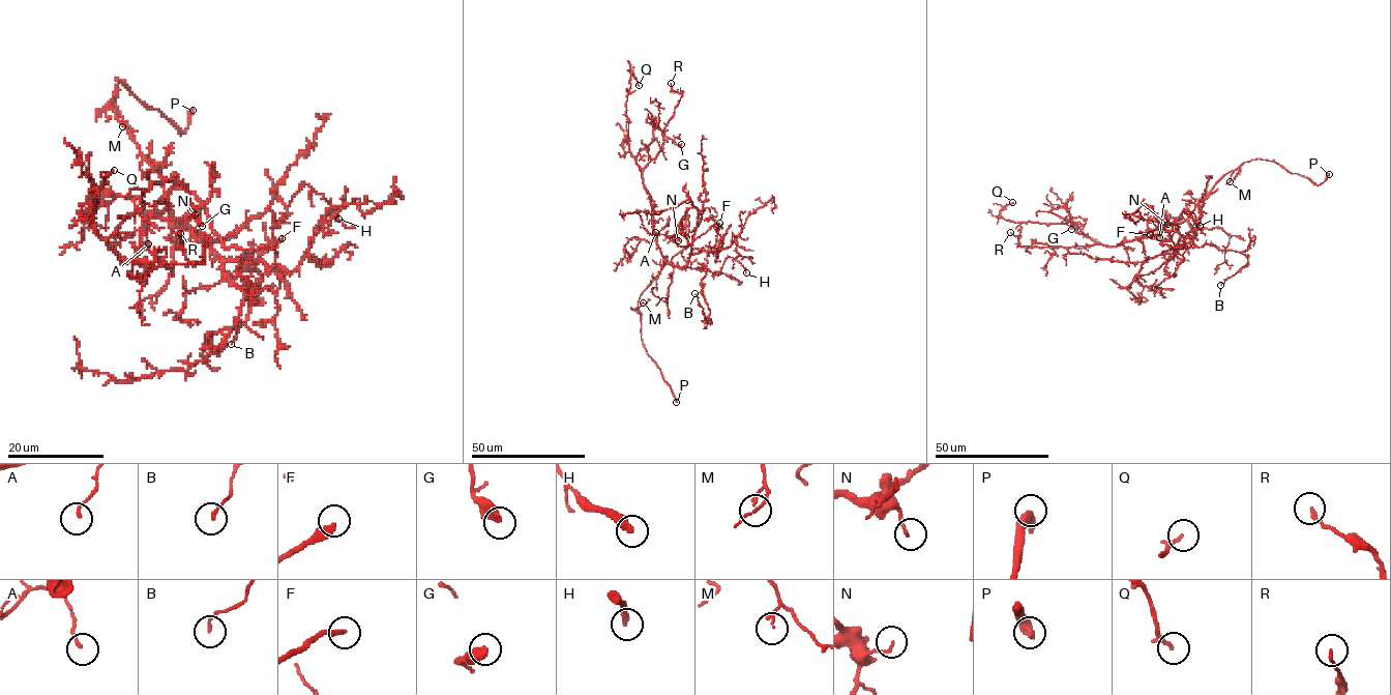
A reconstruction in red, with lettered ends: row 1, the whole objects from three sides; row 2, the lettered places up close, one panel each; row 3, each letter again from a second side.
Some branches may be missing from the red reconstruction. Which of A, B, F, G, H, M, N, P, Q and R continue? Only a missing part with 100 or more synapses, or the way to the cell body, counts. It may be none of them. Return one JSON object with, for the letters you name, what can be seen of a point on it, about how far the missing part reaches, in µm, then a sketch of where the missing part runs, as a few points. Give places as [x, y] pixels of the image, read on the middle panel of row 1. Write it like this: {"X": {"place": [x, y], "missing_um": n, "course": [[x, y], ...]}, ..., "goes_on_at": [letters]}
{"P": {"place": [676, 402], "missing_um": 25, "course": [[676, 402], [671, 436], [674, 440]]}, "goes_on_at": ["P"]}

